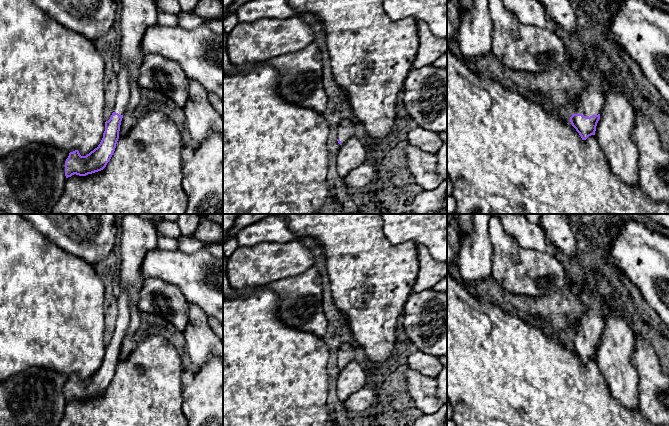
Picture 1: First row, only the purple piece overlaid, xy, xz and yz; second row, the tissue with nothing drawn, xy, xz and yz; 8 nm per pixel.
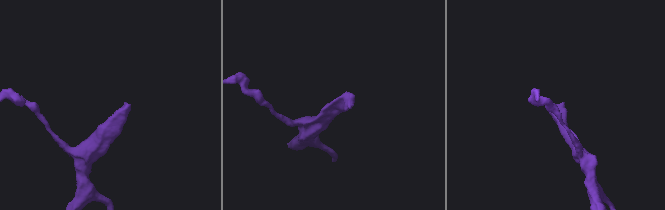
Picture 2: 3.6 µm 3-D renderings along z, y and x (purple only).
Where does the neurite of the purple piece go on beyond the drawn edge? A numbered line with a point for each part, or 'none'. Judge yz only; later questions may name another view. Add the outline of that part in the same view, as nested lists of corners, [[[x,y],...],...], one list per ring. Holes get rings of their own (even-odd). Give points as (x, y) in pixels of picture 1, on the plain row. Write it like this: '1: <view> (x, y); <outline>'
1: yz (591, 325); [[[590,270],[583,271],[581,275],[582,289],[579,293],[579,300],[586,307],[584,315],[581,317],[580,325],[573,338],[582,338],[586,341],[598,339],[601,336],[604,320],[602,318],[602,302],[597,294],[591,289],[586,273]]]

